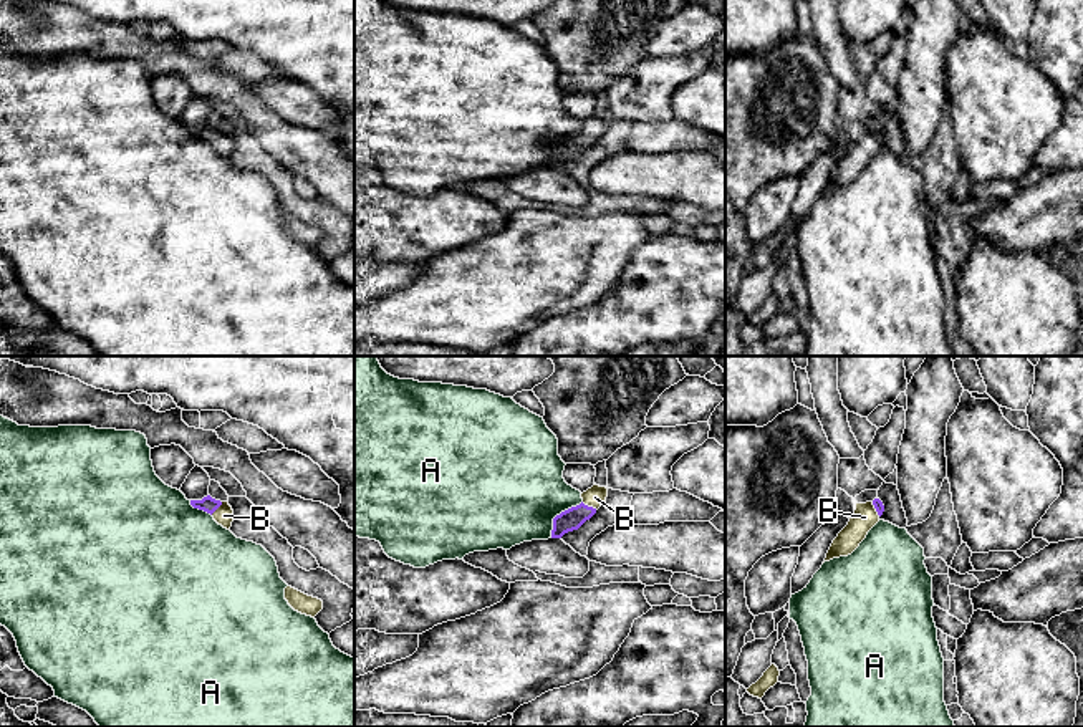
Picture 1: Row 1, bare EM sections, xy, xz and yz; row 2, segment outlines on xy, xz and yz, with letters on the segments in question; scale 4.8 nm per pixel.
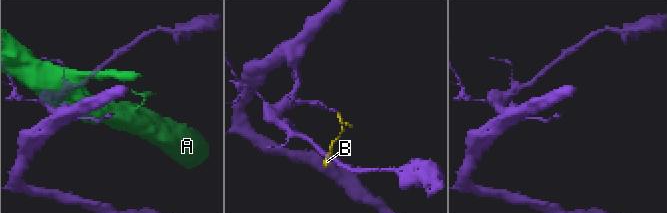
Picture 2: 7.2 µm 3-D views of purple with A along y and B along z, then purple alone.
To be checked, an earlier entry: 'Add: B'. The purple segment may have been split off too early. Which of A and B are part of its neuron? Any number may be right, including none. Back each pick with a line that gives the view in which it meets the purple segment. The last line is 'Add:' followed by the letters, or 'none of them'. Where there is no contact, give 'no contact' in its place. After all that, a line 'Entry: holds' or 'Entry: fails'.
B: xz
Add: B
Entry: holds

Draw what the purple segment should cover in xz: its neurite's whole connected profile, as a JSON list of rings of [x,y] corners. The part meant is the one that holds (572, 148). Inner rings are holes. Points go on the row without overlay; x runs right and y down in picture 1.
[[[593,114],[581,123],[583,131],[553,147],[551,167],[561,167],[565,162],[578,159],[606,131],[608,118]]]

